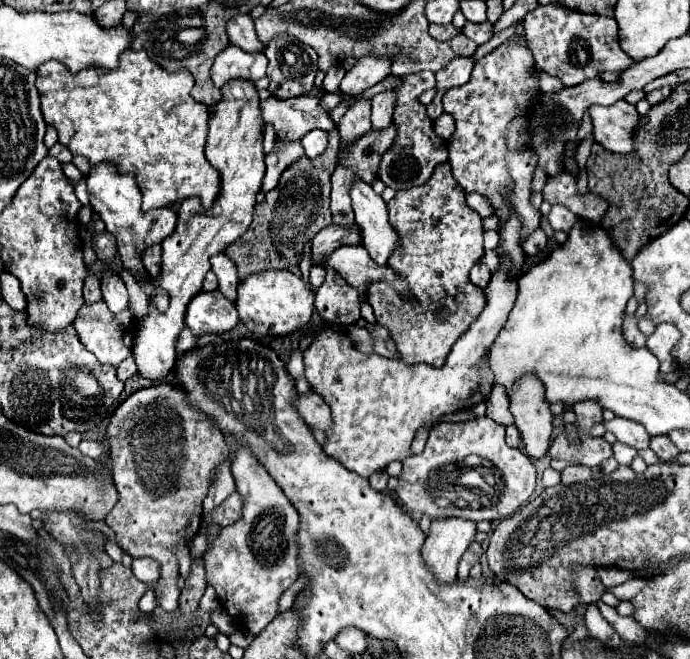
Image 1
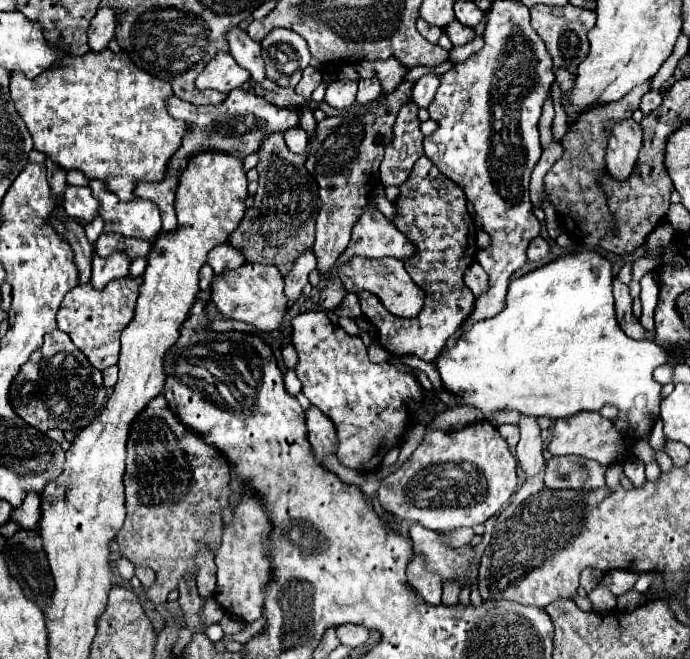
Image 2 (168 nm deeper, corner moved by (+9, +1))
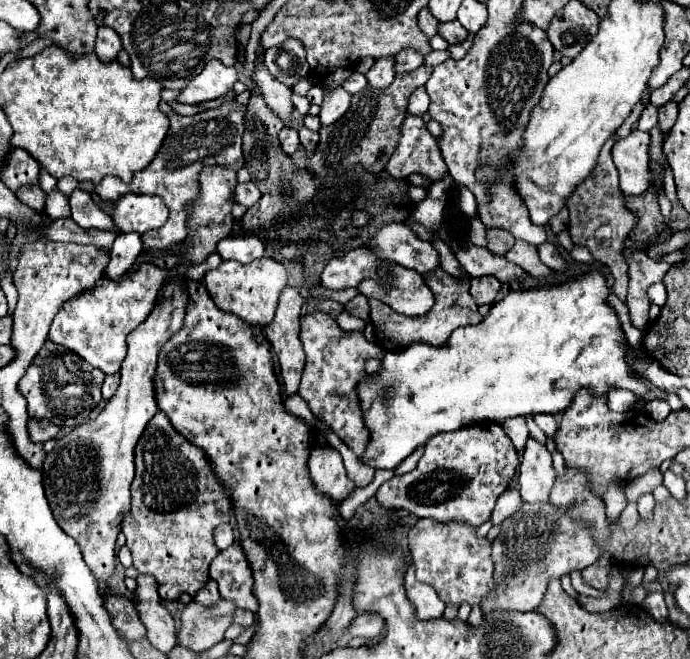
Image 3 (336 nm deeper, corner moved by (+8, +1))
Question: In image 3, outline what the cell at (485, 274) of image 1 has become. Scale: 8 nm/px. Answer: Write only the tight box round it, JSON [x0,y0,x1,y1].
[469,276,501,306]

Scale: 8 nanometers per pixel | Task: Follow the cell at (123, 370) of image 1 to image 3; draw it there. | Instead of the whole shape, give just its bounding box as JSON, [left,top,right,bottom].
[103,374,119,400]

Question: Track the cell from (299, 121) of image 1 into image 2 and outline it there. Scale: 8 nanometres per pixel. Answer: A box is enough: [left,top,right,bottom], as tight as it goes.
[136,88,300,232]

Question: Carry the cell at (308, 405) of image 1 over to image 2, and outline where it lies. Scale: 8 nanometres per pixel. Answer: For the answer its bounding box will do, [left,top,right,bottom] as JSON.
[306,406,336,462]

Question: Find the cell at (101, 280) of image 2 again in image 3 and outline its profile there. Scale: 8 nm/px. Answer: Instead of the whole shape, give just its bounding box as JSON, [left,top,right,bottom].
[105,232,143,280]

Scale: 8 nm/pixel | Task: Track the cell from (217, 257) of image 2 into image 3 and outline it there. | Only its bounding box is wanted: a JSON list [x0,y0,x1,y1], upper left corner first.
[217,236,265,264]

